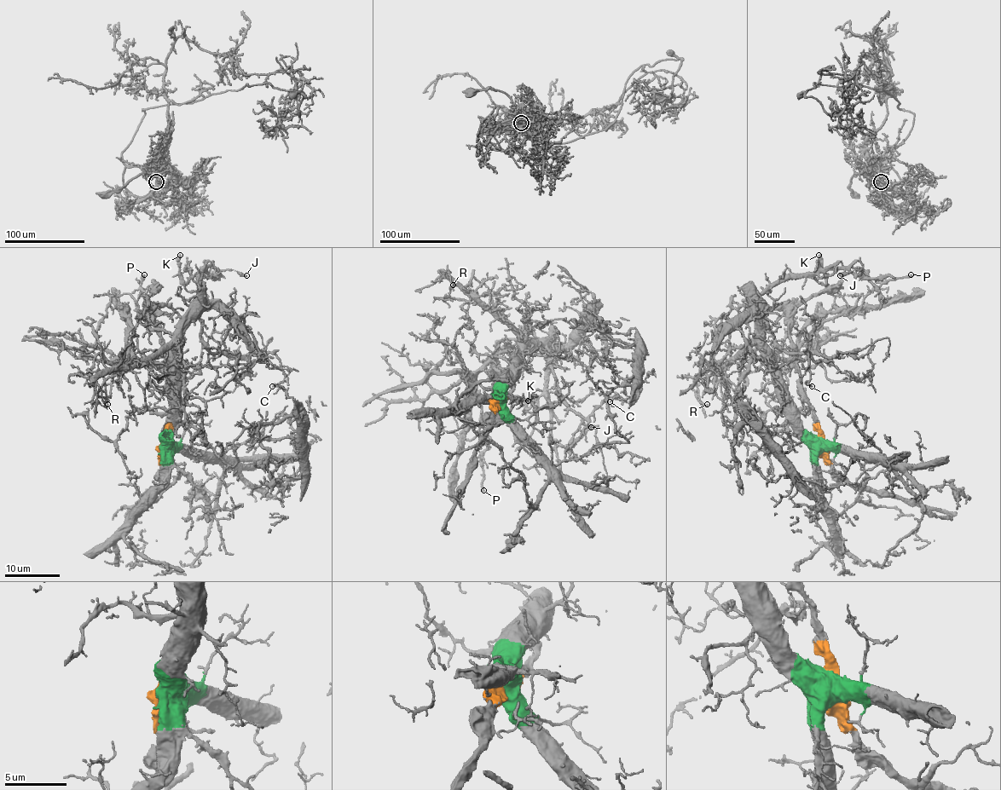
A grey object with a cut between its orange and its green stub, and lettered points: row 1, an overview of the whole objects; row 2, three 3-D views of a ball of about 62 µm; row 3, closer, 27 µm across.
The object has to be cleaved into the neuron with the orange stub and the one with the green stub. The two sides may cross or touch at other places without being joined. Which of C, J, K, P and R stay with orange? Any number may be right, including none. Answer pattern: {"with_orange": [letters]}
{"with_orange": []}

